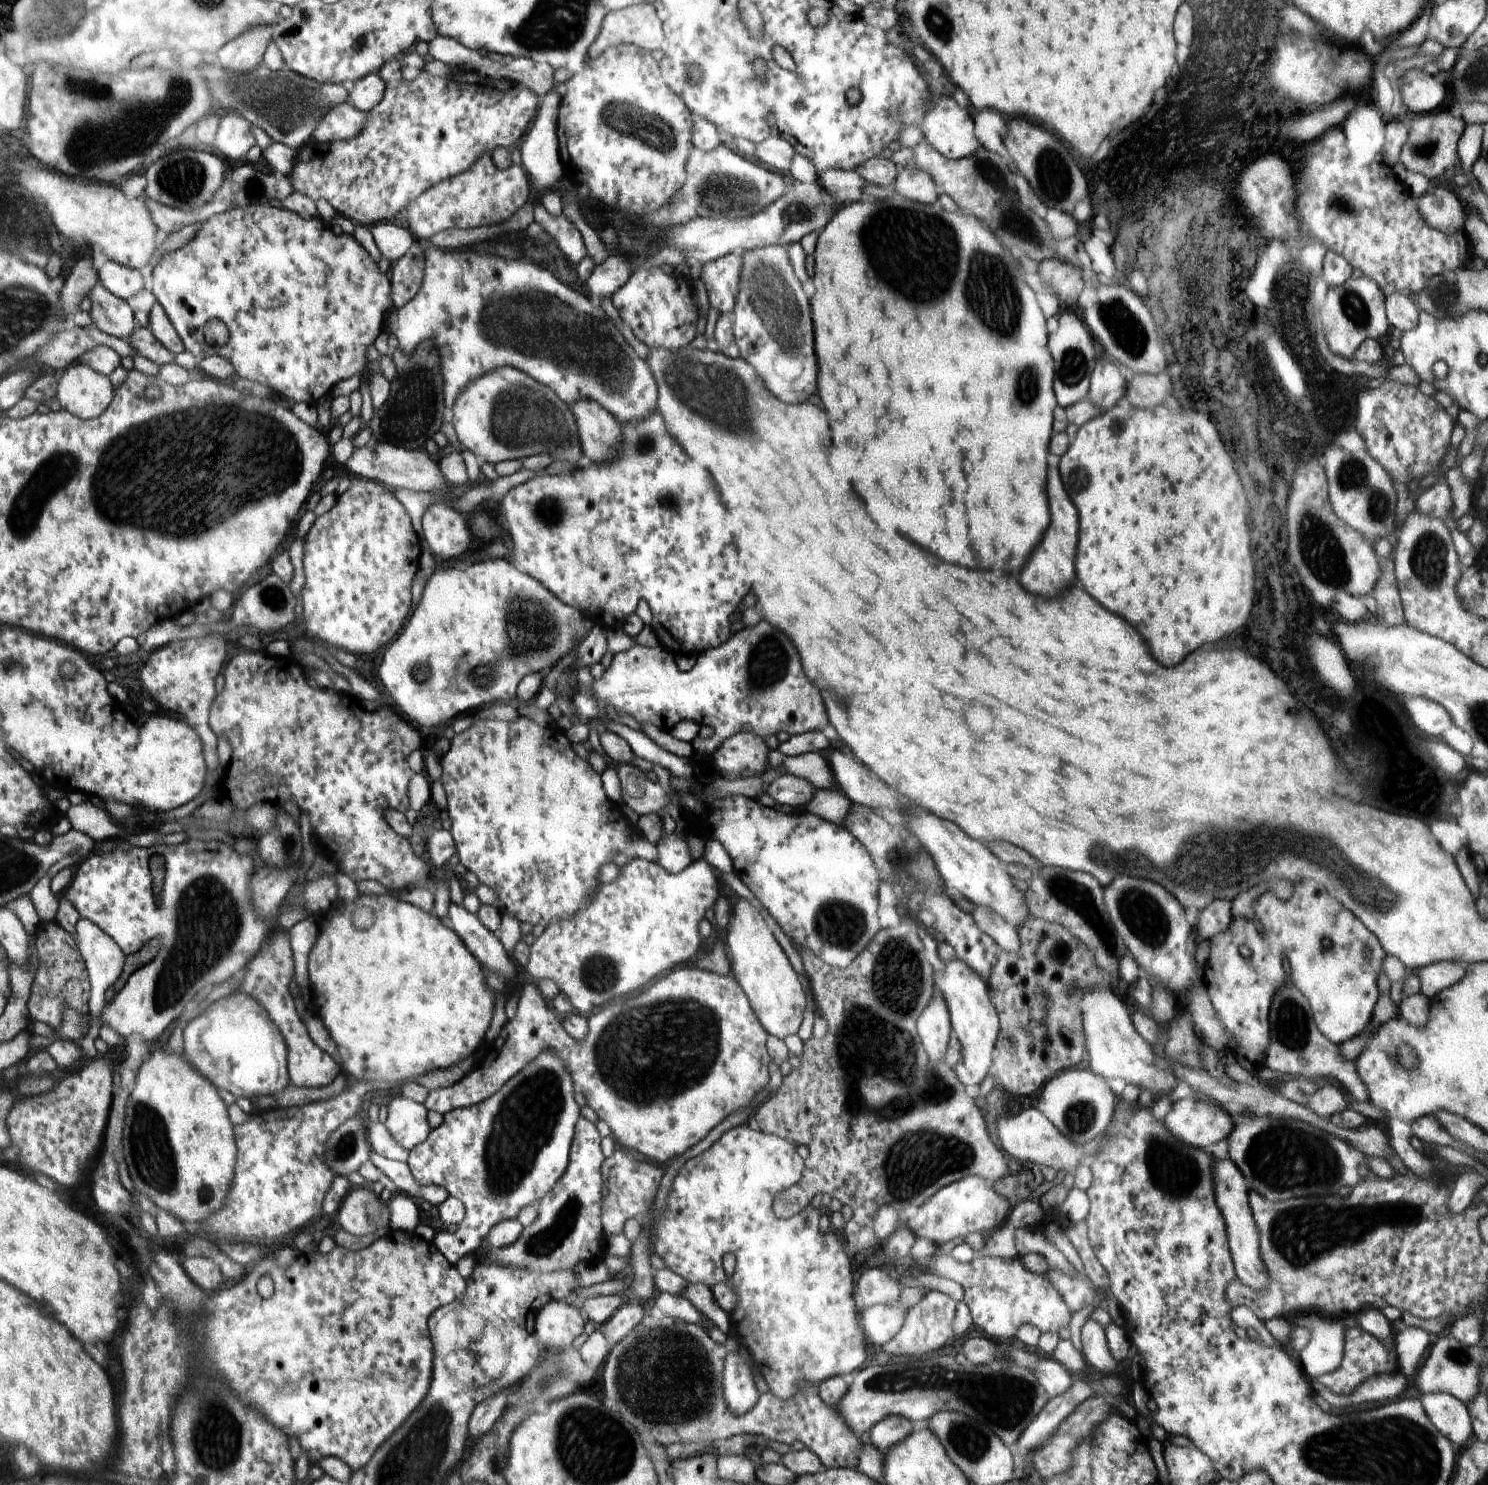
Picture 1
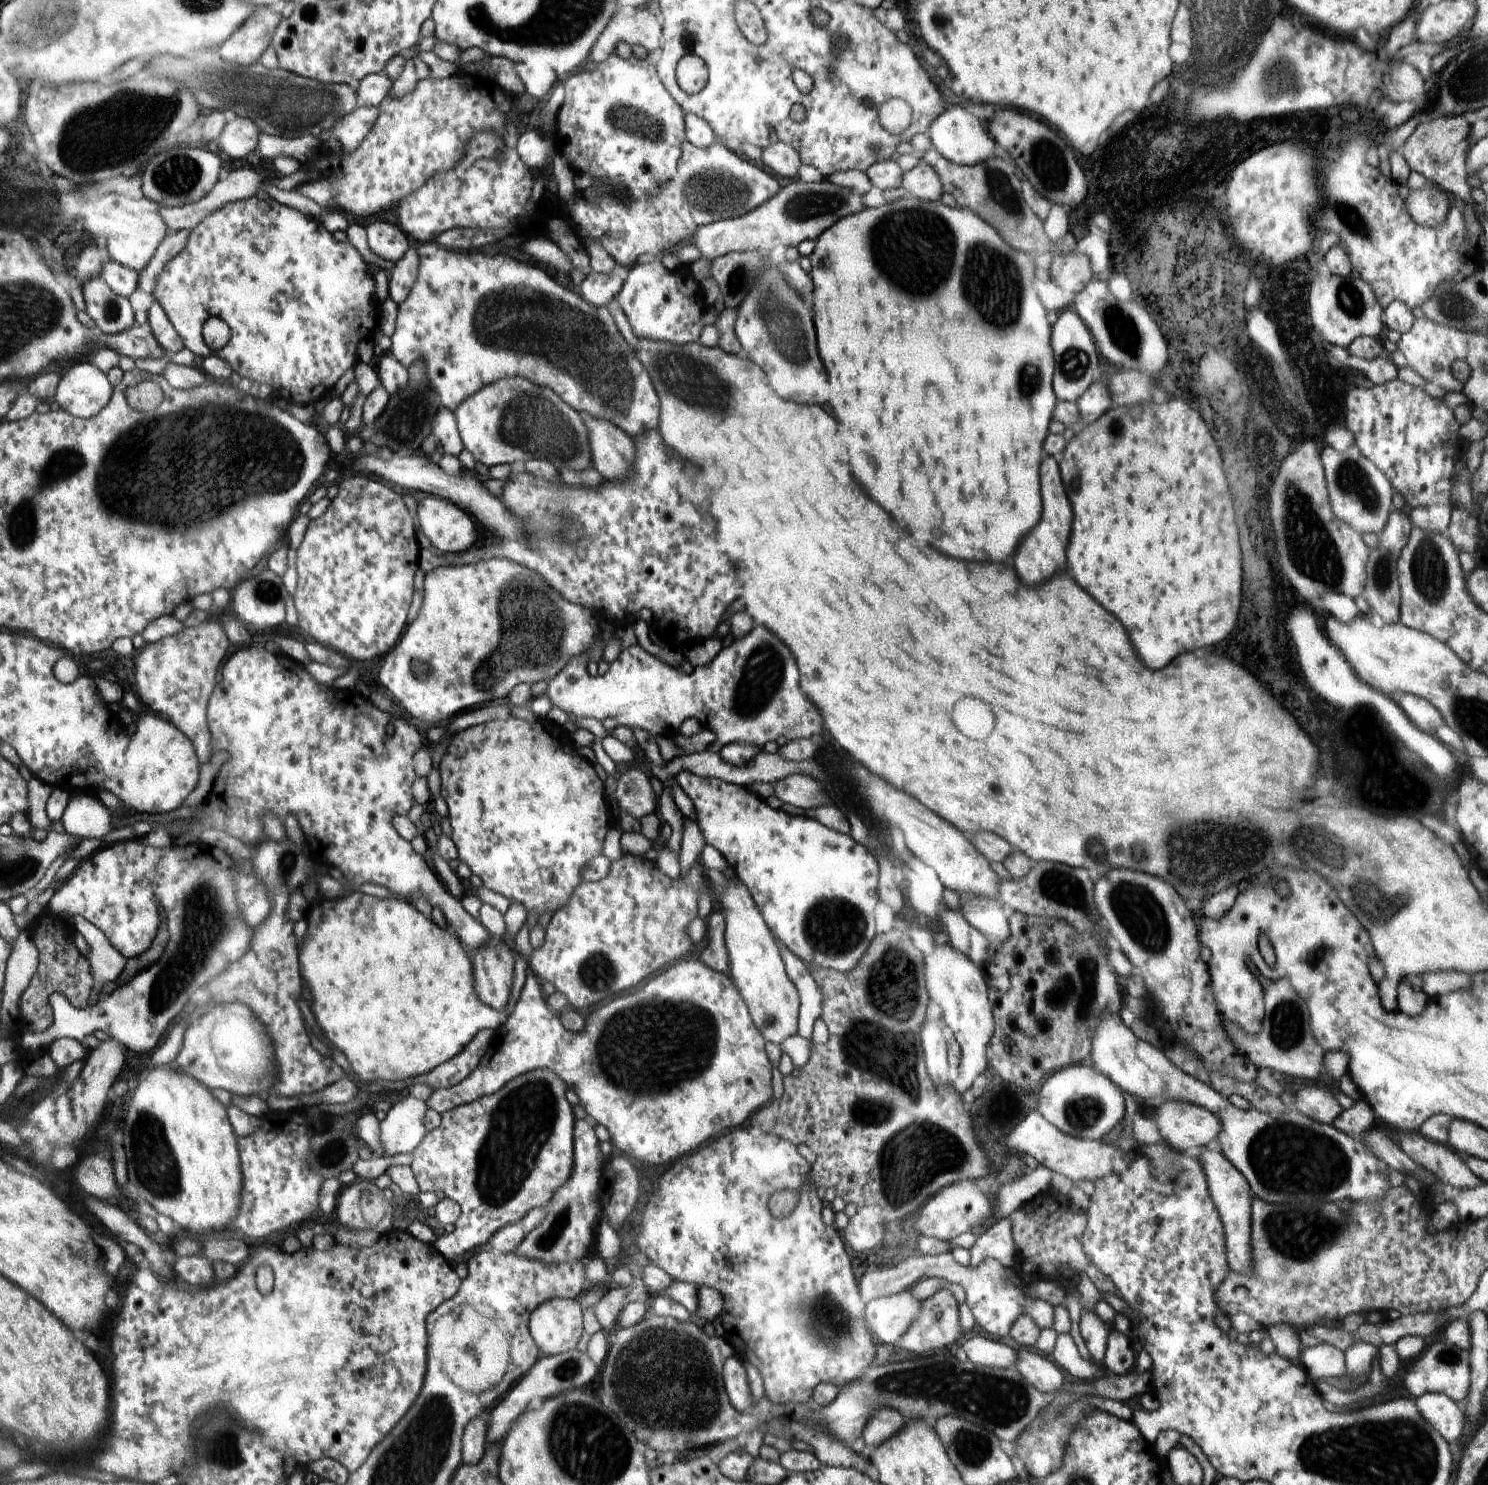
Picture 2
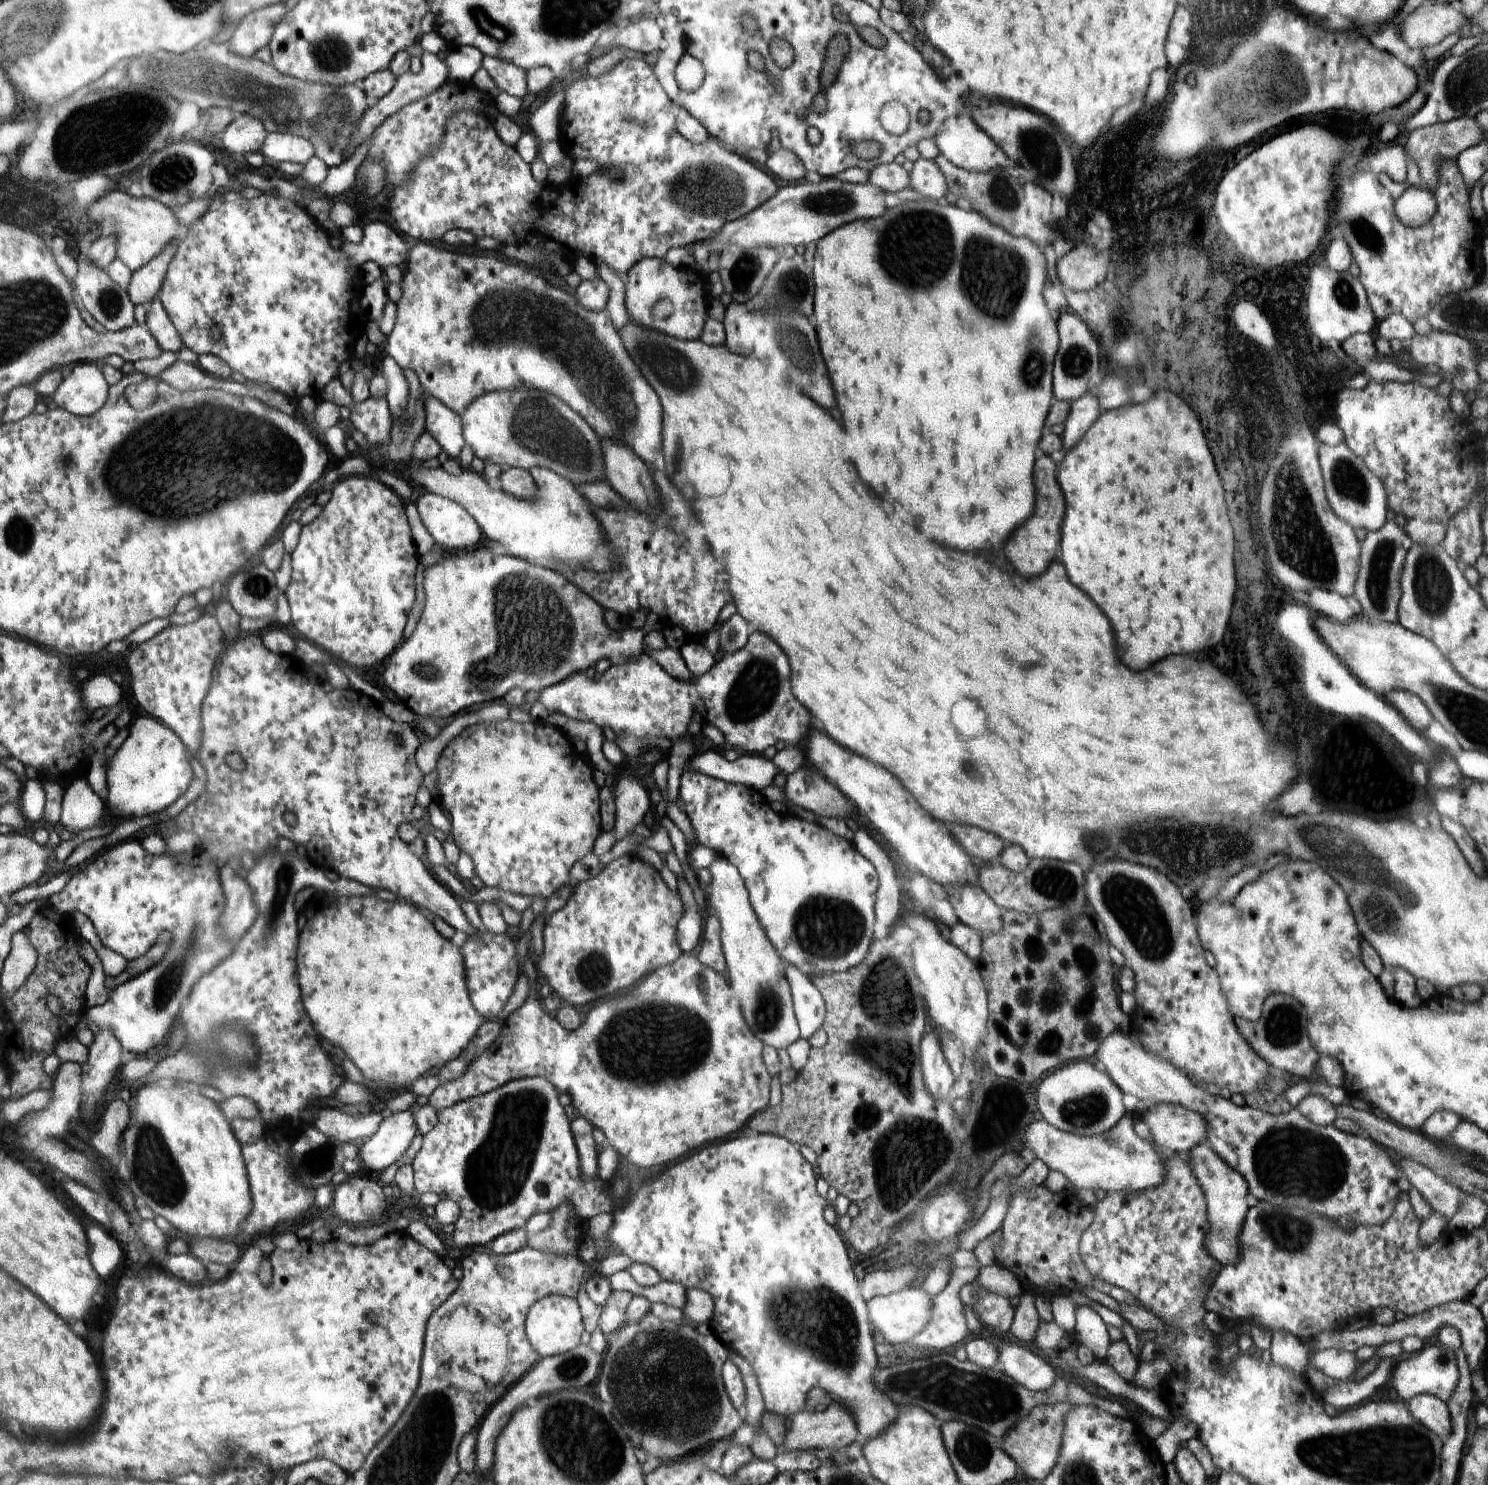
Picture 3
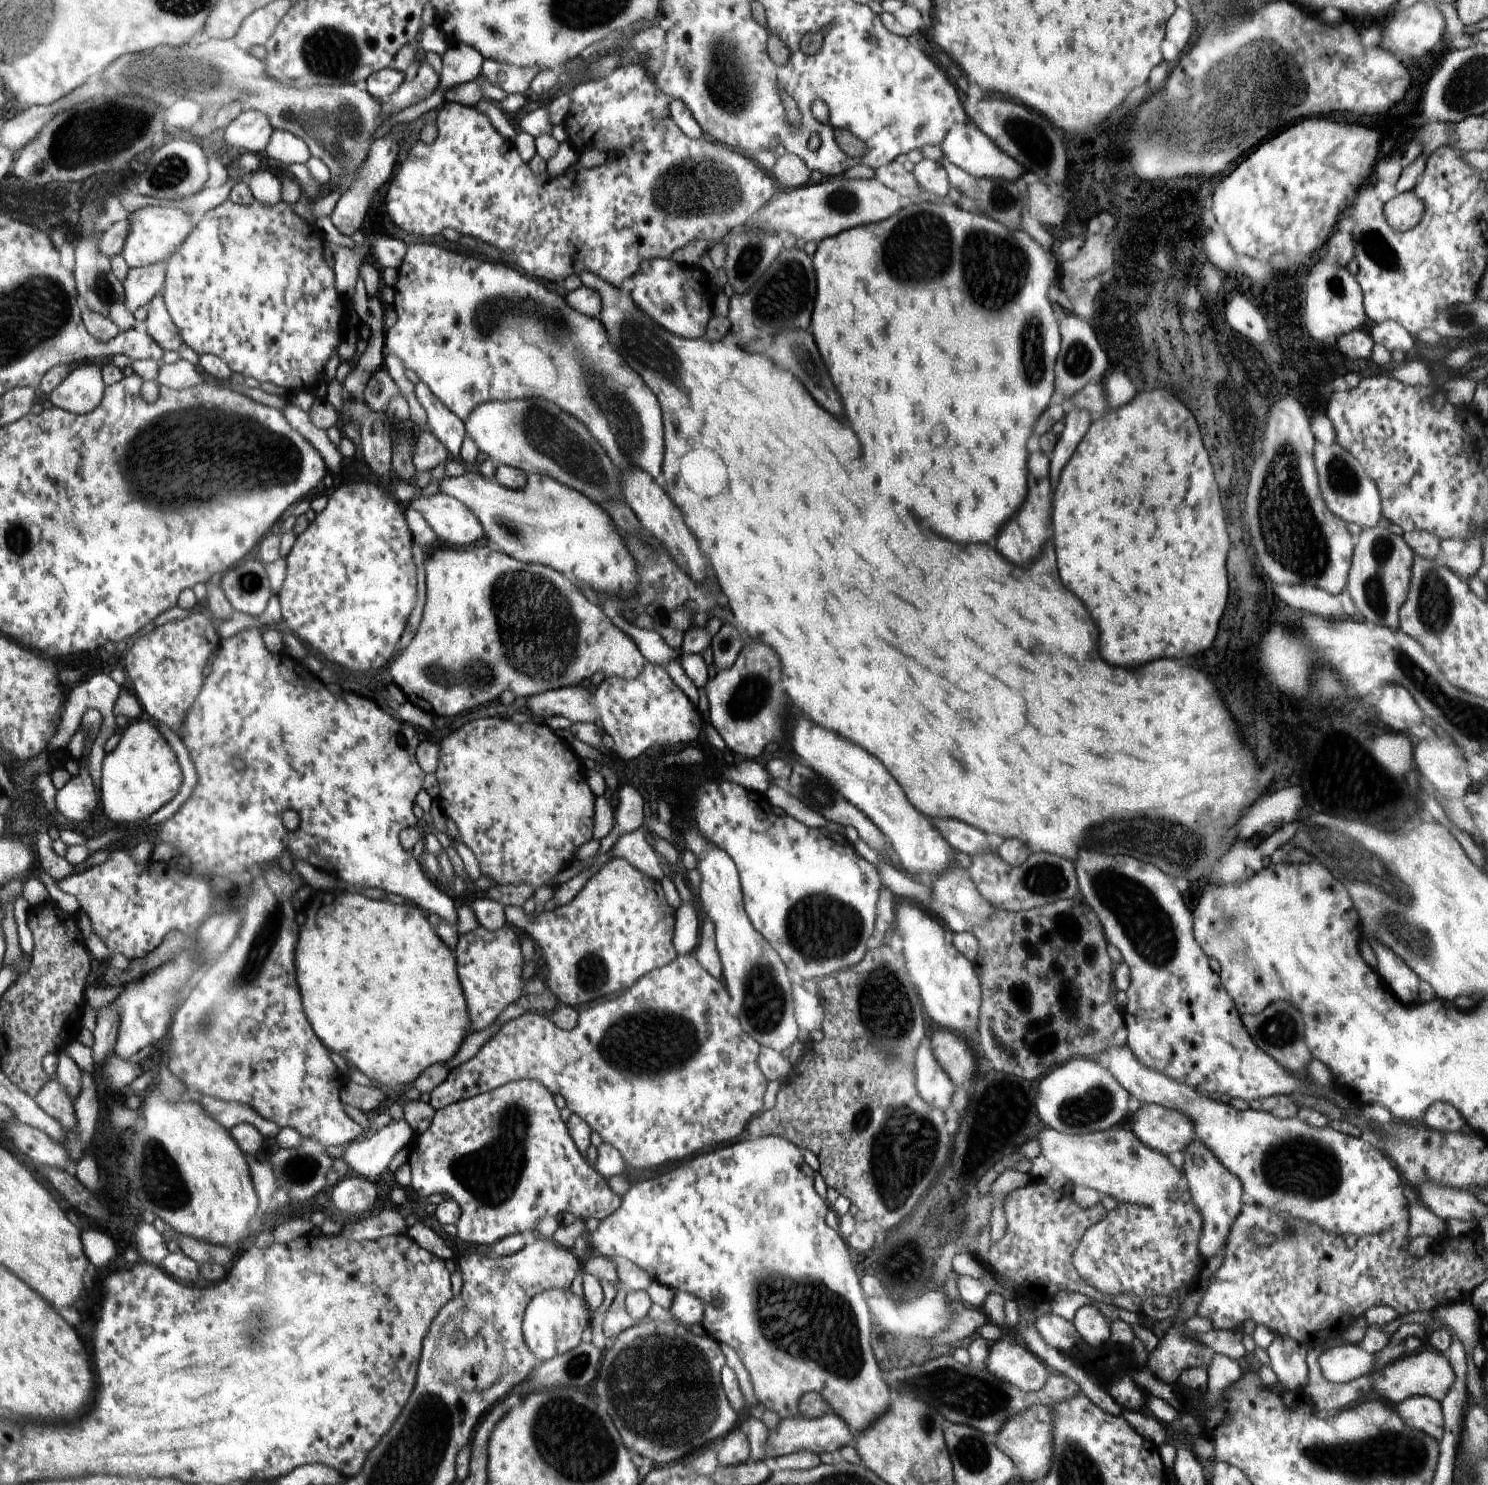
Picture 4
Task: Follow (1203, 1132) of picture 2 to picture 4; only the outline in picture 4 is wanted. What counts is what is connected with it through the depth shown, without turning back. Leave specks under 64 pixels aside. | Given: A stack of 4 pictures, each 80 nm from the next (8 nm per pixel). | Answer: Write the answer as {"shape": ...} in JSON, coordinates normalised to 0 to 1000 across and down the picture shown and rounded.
{"shape":[[[768,743],[761,753],[761,762],[771,773],[785,778],[795,776],[803,767],[802,756],[798,751],[780,744]]]}

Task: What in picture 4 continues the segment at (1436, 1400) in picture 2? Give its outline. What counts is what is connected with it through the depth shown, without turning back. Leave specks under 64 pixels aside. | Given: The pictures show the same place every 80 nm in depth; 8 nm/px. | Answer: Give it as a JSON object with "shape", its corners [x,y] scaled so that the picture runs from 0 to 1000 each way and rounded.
{"shape":[[[953,940],[946,941],[937,948],[947,962],[957,964],[966,971],[970,968],[971,958],[968,944]]]}

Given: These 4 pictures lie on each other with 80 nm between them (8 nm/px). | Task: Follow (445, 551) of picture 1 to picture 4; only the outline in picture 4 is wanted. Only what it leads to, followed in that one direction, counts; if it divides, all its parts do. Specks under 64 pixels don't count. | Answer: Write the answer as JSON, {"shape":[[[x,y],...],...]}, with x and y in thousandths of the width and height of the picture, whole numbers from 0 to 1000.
{"shape":[[[299,332],[286,333],[274,339],[282,345],[296,364],[305,368],[315,368],[326,361],[320,347],[308,336]]]}

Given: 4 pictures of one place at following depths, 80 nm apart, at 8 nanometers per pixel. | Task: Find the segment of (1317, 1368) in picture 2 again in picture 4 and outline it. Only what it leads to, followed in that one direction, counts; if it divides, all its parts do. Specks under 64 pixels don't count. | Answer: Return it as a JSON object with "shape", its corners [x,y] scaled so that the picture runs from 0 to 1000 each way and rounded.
{"shape":[[[905,904],[890,908],[885,915],[888,927],[894,931],[907,931],[922,925],[925,914],[923,911],[918,911],[913,906]]]}

